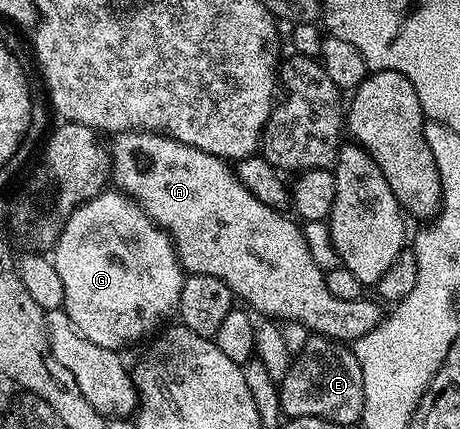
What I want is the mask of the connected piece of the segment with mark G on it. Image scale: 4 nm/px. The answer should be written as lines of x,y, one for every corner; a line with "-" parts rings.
115,188
104,189
87,202
70,211
63,231
58,231
53,243
53,261
57,276
65,288
62,310
81,336
101,344
101,348
122,351
123,346
143,338
167,313
179,304
185,271
175,254
175,245
147,213
130,198

